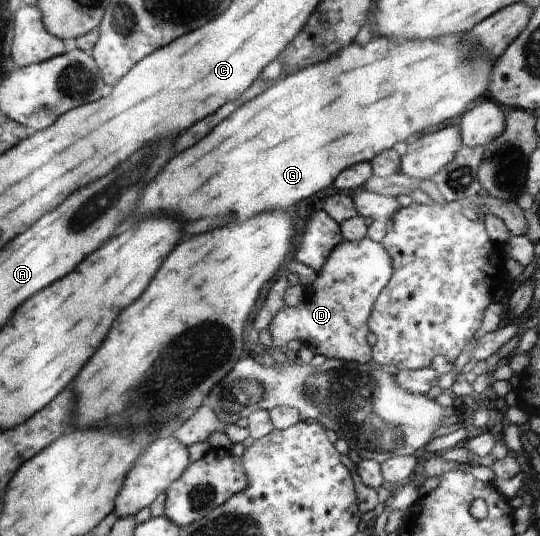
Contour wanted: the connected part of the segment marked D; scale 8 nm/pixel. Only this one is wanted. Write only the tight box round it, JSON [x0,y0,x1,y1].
[267,237,394,362]

